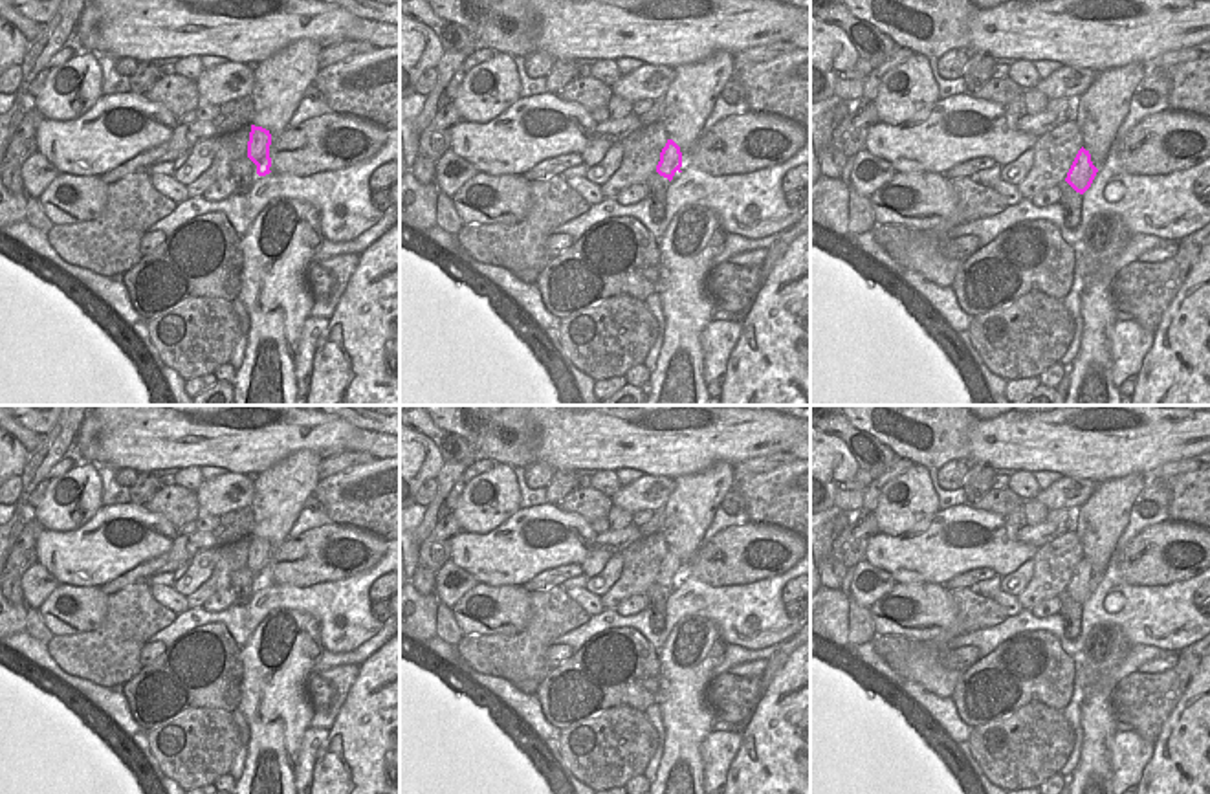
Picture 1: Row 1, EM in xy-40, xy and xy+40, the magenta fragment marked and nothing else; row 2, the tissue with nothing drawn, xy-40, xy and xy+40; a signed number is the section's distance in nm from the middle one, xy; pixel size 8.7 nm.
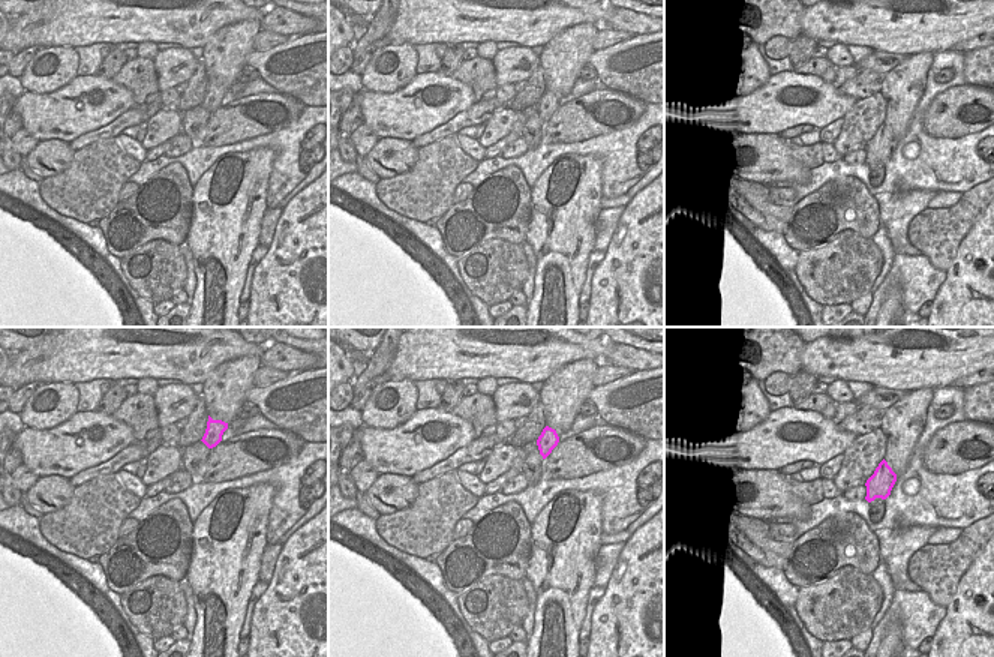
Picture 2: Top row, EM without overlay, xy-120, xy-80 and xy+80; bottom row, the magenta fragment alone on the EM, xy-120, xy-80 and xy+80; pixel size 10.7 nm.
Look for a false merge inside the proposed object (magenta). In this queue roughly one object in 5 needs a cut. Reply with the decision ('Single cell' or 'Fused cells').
Single cell.

